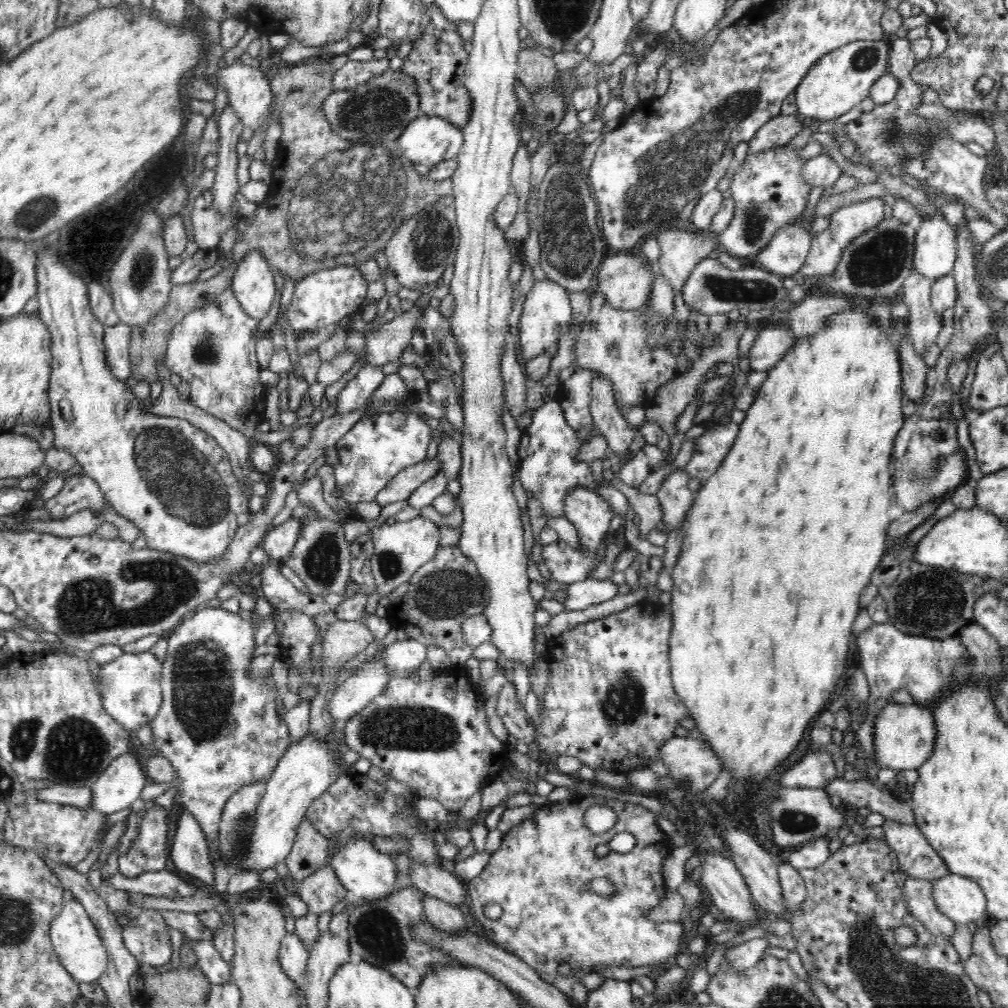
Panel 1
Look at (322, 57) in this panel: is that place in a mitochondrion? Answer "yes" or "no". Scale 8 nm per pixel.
no

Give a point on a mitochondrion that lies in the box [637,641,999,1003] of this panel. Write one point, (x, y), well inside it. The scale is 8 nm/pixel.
(795, 822)

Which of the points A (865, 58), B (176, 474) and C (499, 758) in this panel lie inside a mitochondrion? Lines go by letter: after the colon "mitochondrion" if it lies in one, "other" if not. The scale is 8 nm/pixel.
A: mitochondrion
B: mitochondrion
C: other

